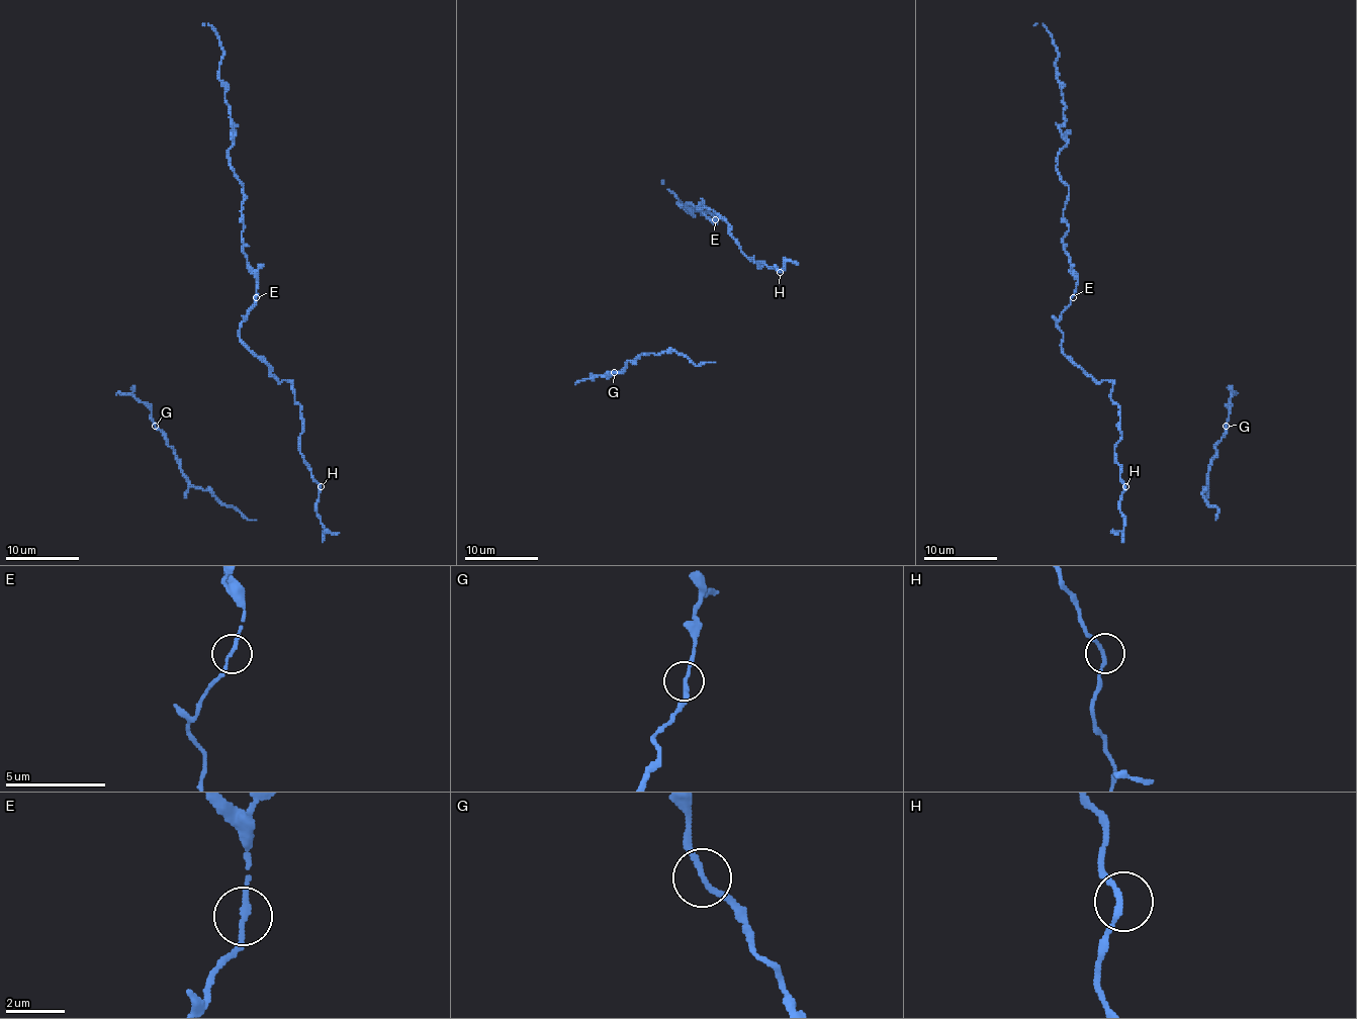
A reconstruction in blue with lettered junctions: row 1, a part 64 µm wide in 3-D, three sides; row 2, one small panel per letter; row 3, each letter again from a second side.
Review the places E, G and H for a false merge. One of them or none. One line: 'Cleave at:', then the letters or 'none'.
Cleave at: none

